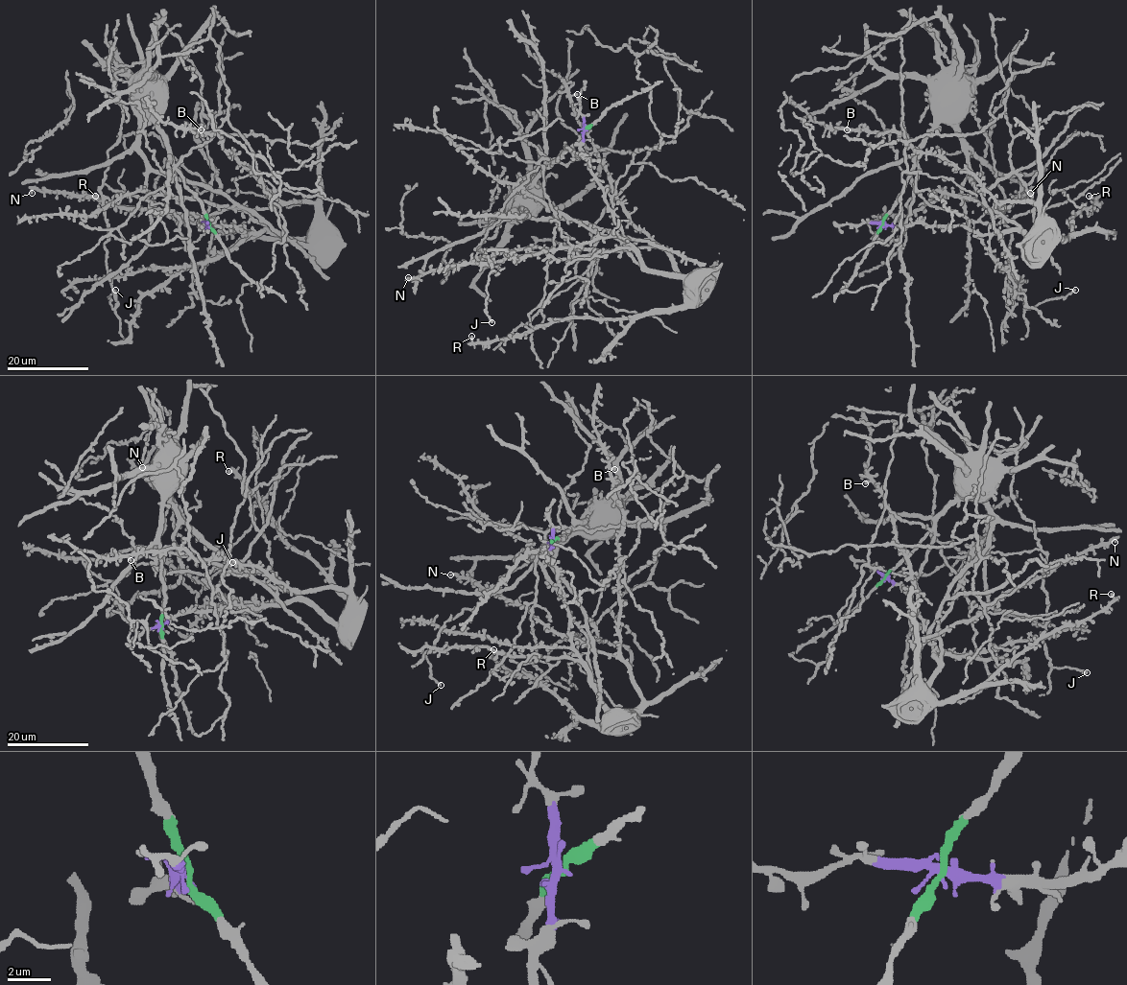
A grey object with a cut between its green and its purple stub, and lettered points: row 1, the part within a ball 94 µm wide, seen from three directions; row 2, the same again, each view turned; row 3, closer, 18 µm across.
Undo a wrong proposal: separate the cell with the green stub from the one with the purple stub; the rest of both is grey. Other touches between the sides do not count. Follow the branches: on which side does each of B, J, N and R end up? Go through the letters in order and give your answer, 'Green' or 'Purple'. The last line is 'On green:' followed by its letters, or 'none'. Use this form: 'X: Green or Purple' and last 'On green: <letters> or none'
B: Purple
J: Green
N: Purple
R: Purple
On green: J

